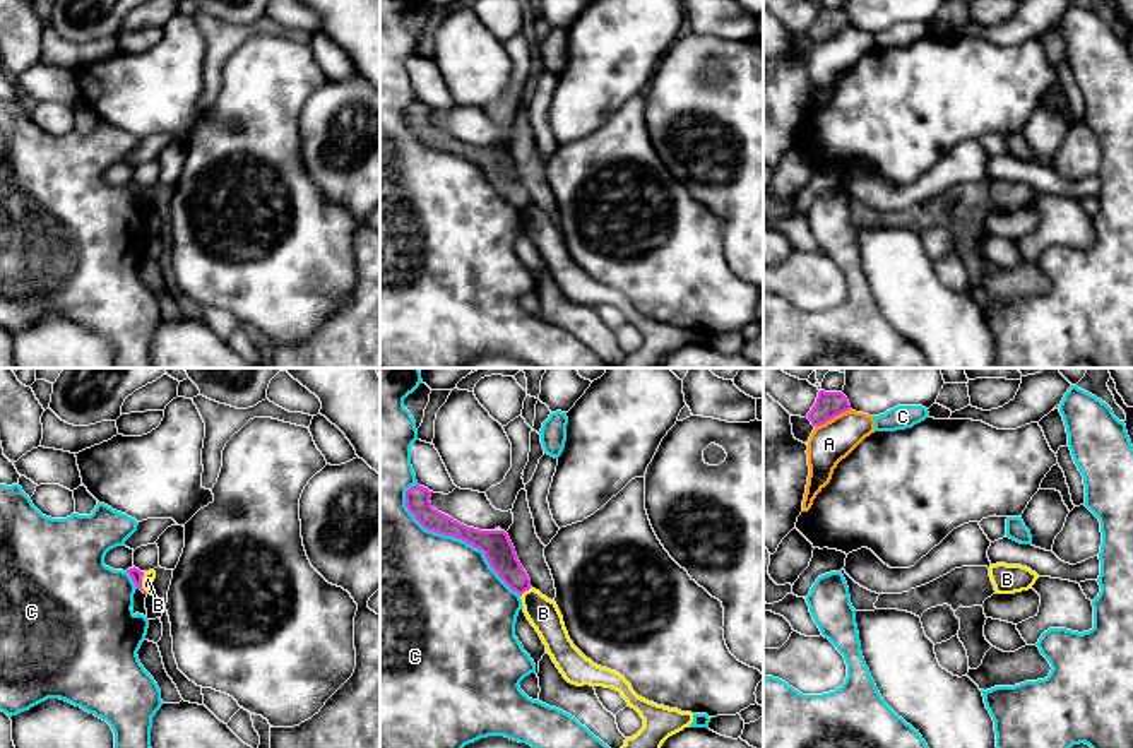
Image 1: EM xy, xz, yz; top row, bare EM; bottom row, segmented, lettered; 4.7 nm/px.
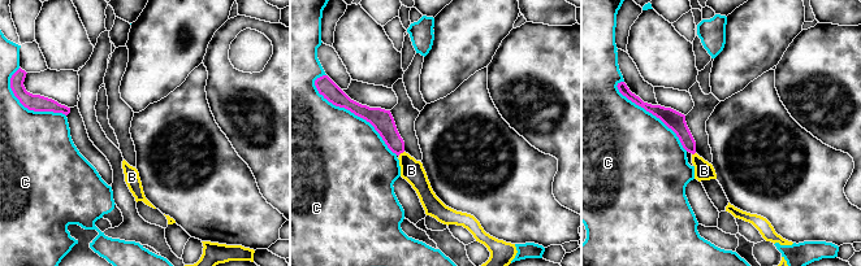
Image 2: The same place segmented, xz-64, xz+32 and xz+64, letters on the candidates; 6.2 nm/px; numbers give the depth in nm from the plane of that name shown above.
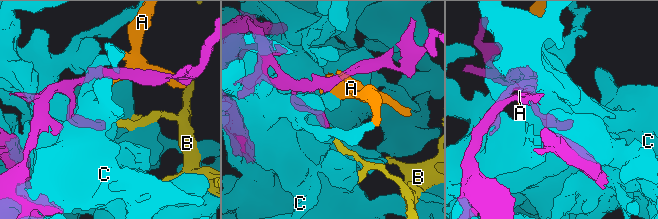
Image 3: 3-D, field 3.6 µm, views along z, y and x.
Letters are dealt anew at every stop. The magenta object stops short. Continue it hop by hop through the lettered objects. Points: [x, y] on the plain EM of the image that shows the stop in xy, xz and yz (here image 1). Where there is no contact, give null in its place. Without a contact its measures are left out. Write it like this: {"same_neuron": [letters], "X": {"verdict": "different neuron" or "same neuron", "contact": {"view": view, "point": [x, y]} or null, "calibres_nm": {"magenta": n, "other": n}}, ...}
{"same_neuron": [], "A": {"verdict": "different neuron", "contact": {"view": "yz", "point": [832, 35]}, "calibres_nm": {"magenta": 130, "other": 190}}, "B": {"verdict": "different neuron", "contact": {"view": "xy", "point": [141, 199]}, "calibres_nm": {"magenta": 60, "other": 60}}, "C": {"verdict": "different neuron", "contact": {"view": "xz", "point": [459, 154]}, "calibres_nm": {"magenta": 140, "other": 480}}}

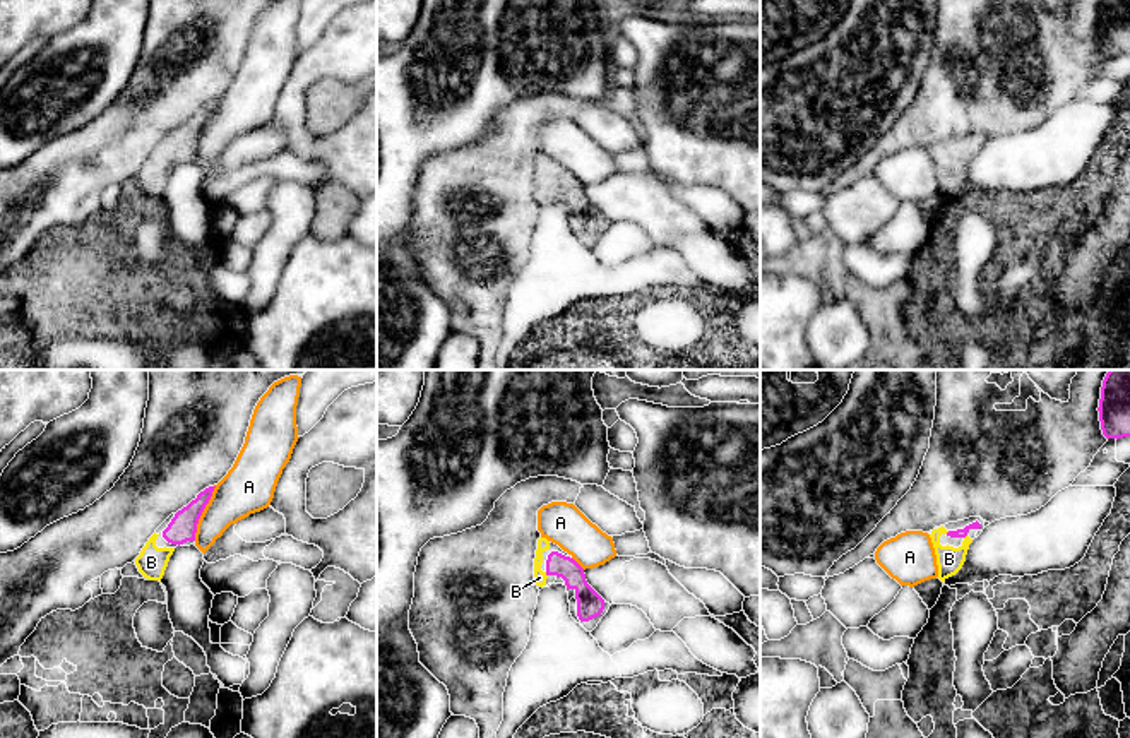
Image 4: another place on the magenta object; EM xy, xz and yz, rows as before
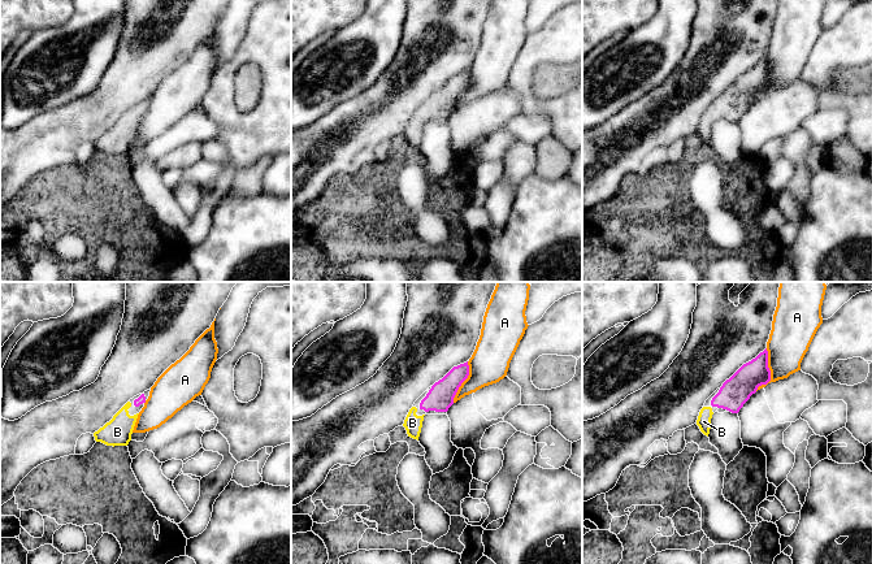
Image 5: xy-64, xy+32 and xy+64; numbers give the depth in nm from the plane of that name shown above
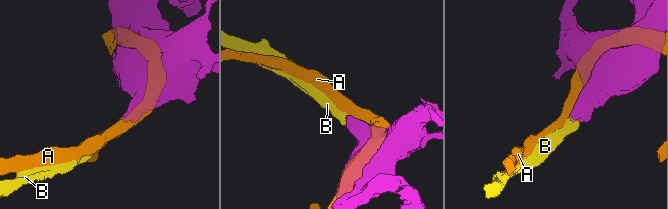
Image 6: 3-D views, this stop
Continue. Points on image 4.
{"same_neuron": ["B"], "A": {"verdict": "different neuron", "contact": {"view": "xy", "point": [202, 127]}, "calibres_nm": {"magenta": 130, "other": 240}}, "B": {"verdict": "same neuron", "contact": null}}

